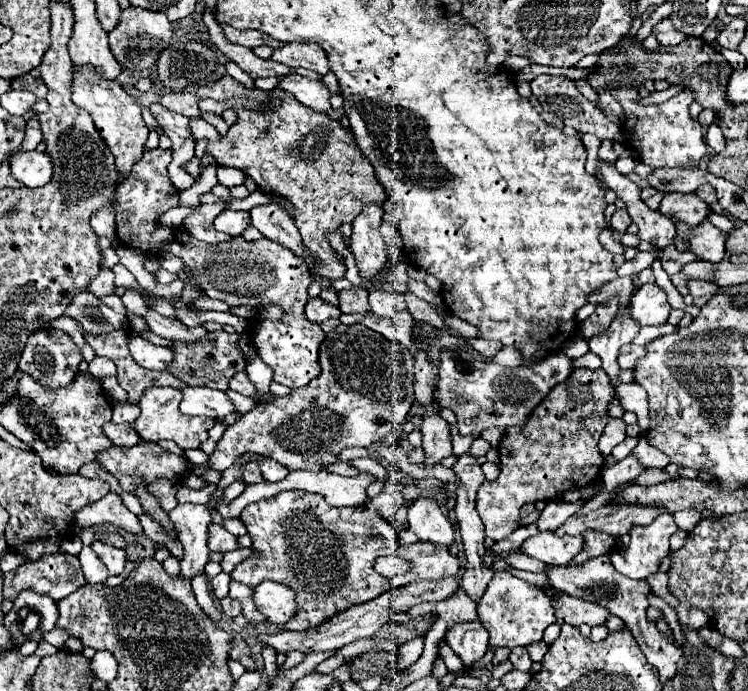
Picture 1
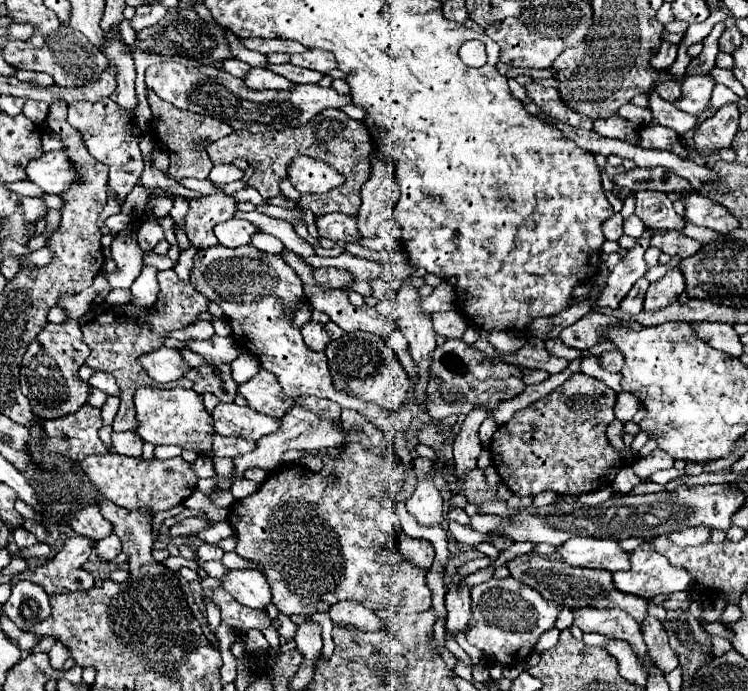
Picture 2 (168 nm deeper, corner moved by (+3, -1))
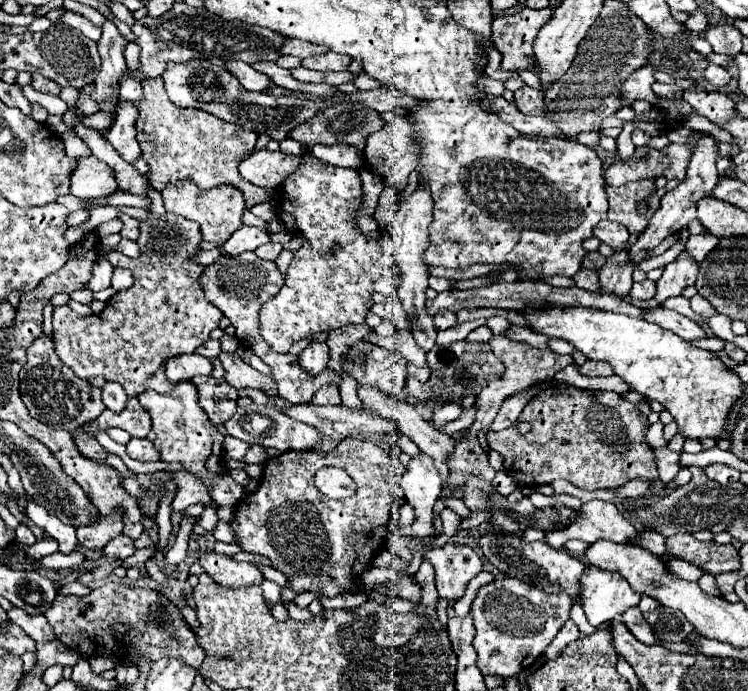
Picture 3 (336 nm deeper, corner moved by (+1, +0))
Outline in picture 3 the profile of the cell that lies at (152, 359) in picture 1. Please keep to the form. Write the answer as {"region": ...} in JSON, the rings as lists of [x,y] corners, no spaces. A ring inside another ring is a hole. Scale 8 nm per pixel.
{"region":[[[180,354],[166,360],[166,378],[172,382],[190,380],[198,374],[210,374],[212,364],[208,358],[200,354]]]}

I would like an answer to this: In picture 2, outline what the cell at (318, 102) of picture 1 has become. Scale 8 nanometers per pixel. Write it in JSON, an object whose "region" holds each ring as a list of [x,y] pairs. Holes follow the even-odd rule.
{"region":[[[250,69],[246,75],[244,75],[244,83],[250,87],[250,89],[256,89],[256,91],[264,91],[264,89],[274,89],[274,91],[284,91],[284,89],[290,89],[294,87],[292,81],[268,71],[268,69]]]}

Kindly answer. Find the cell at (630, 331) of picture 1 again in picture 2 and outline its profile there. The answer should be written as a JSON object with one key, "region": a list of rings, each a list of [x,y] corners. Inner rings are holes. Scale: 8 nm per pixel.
{"region":[[[644,277],[638,279],[638,283],[630,289],[630,293],[626,295],[626,299],[622,299],[620,309],[626,311],[626,313],[632,313],[632,315],[640,313],[640,311],[642,311],[642,303],[644,303],[644,295],[646,295],[648,285],[650,285],[650,283],[648,283]]]}

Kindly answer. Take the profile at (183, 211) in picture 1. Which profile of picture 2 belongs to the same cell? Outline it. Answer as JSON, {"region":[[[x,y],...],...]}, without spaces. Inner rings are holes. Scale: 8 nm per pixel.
{"region":[[[156,219],[144,221],[142,227],[136,231],[136,241],[142,251],[152,251],[160,239],[164,239],[164,233],[162,227],[156,223]]]}

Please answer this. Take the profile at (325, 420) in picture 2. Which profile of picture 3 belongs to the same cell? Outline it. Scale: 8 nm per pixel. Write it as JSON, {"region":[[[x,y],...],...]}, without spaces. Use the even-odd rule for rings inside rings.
{"region":[[[324,386],[314,394],[314,404],[330,404],[340,406],[340,394],[334,386]]]}

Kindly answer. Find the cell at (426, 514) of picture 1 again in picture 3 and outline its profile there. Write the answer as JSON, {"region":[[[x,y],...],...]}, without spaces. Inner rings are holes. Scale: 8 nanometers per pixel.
{"region":[[[426,454],[414,456],[406,468],[408,470],[402,478],[402,490],[406,502],[414,506],[416,521],[411,526],[401,527],[399,532],[411,538],[435,535],[434,504],[440,498],[442,480],[432,466],[432,458]]]}

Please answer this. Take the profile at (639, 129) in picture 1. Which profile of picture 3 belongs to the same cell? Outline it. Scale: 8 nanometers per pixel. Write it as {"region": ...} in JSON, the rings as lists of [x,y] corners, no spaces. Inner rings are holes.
{"region":[[[710,62],[710,64],[706,66],[706,70],[704,70],[704,80],[710,82],[710,86],[714,86],[714,88],[726,86],[726,84],[730,82],[730,78],[732,78],[732,76],[728,74],[728,70],[722,68],[722,66],[718,66],[718,64],[714,64],[714,62]]]}

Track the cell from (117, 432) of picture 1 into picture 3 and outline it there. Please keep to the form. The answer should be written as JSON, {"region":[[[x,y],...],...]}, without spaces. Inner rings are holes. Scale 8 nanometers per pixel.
{"region":[[[132,438],[128,444],[126,444],[126,452],[130,458],[134,460],[140,460],[140,462],[154,462],[154,460],[160,460],[160,456],[156,454],[152,442],[148,438]]]}

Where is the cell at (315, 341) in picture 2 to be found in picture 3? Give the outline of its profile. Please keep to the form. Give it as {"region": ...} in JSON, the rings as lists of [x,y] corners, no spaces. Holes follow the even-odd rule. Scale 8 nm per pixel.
{"region":[[[312,340],[310,346],[306,346],[300,352],[300,364],[310,374],[320,374],[326,368],[326,364],[328,364],[328,346],[326,346],[326,342]]]}

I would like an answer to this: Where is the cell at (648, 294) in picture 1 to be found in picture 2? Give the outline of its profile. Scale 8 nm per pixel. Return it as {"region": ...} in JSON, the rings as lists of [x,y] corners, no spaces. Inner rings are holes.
{"region":[[[672,267],[662,279],[650,283],[646,301],[644,301],[644,309],[656,311],[656,309],[662,309],[662,307],[678,301],[684,287],[686,287],[686,281],[682,279],[680,267]]]}

